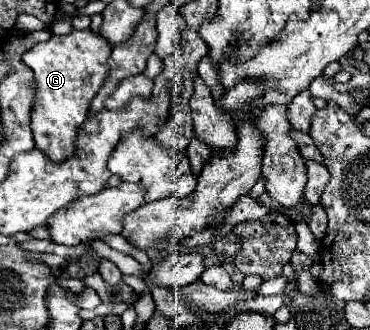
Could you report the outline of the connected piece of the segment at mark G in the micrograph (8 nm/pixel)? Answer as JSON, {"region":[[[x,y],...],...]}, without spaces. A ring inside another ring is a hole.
{"region":[[[71,30],[69,34],[63,34],[63,36],[51,34],[51,40],[39,42],[23,54],[23,64],[33,70],[33,82],[35,82],[35,100],[33,100],[33,118],[31,118],[35,144],[53,162],[63,162],[73,154],[71,142],[75,146],[79,128],[85,122],[87,112],[91,108],[91,100],[109,74],[109,66],[107,66],[109,54],[111,54],[111,44],[103,36],[91,30]]]}

